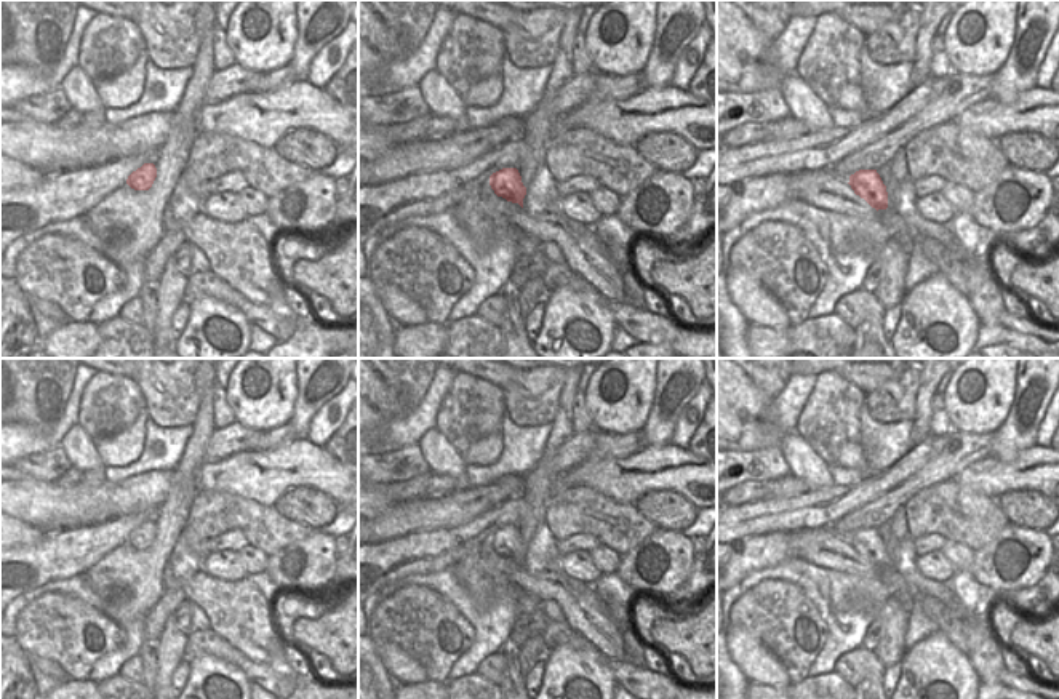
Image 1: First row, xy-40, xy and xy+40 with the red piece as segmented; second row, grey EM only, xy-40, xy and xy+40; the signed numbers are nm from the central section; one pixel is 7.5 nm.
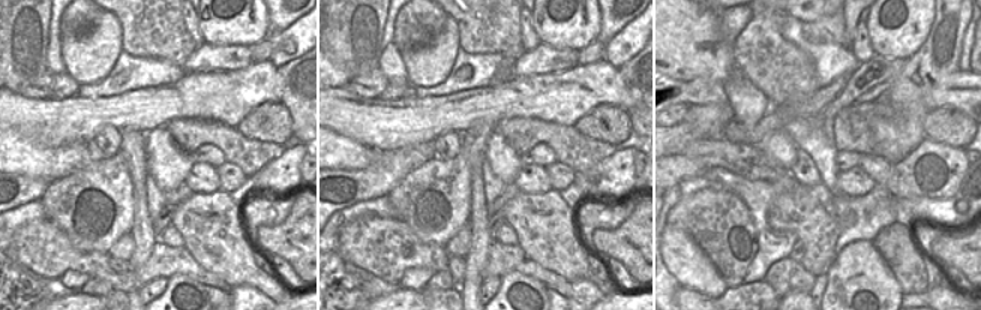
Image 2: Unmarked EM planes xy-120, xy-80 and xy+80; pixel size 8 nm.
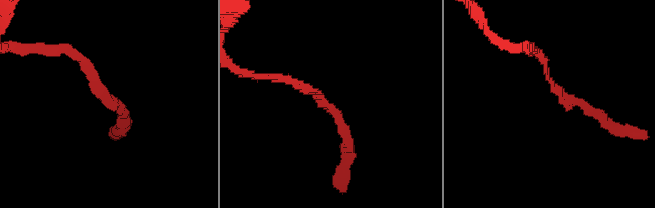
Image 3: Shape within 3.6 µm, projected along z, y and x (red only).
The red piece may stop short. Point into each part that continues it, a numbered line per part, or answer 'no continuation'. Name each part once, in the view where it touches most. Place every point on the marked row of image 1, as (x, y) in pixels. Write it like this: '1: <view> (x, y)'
no continuation

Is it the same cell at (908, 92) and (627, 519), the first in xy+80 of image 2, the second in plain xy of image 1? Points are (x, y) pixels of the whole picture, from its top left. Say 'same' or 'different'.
different

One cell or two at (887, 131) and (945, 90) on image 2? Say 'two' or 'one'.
two

